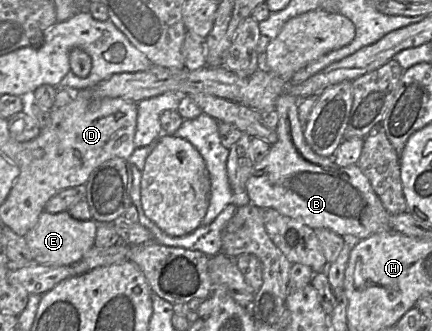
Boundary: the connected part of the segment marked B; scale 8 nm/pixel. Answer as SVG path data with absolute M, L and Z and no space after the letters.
M282 95L276 101L275 110L278 114L278 125L275 130L278 139L270 146L264 159L252 167L251 175L246 182L250 203L261 209L274 209L312 229L329 229L341 237L353 235L362 240L371 235L391 230L391 214L385 209L358 165L339 167L332 159L317 155L307 144L298 117L299 101L301 100L292 95Z

